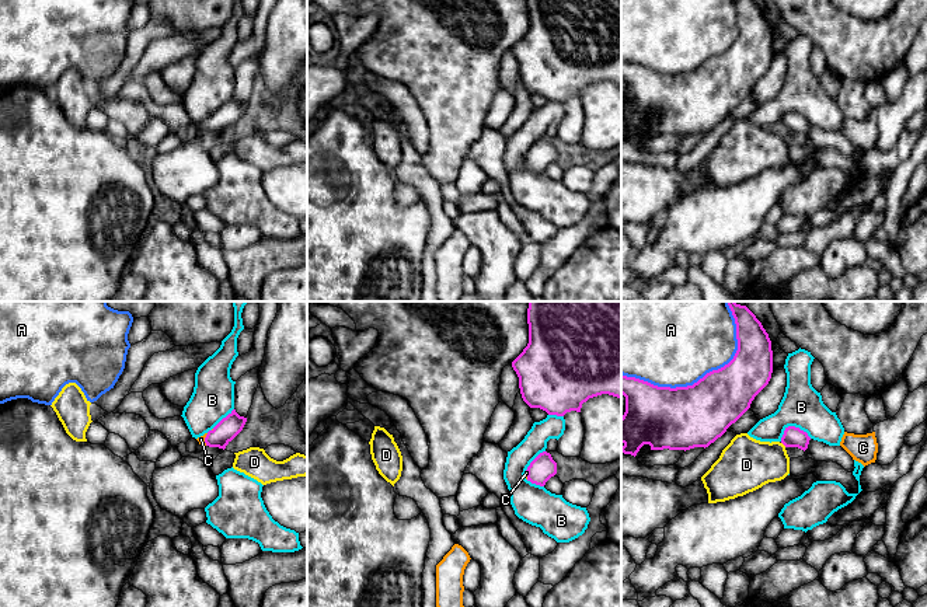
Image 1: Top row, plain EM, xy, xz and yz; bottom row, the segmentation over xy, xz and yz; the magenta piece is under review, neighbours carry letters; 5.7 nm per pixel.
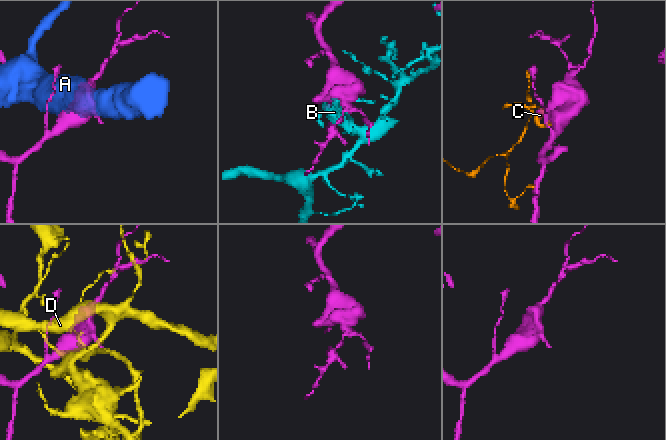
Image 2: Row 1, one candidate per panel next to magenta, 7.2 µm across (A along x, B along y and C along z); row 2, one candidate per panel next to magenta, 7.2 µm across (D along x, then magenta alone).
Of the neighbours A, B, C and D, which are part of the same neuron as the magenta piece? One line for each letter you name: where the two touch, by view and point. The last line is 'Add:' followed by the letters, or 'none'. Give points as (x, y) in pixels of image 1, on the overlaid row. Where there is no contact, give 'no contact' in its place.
C: xy (205, 439)
Add: C

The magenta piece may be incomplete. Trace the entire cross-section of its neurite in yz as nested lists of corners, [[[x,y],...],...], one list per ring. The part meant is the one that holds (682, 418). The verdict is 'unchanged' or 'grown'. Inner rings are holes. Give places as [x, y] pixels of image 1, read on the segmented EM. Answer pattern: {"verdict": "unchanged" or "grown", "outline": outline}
{"verdict": "unchanged", "outline": [[[728,301],[736,324],[738,350],[733,359],[718,370],[707,373],[693,386],[658,387],[621,374],[621,394],[625,412],[621,416],[621,453],[637,456],[644,444],[651,450],[690,450],[708,447],[735,423],[755,397],[769,384],[773,373],[773,350],[769,334],[746,307]]]}

